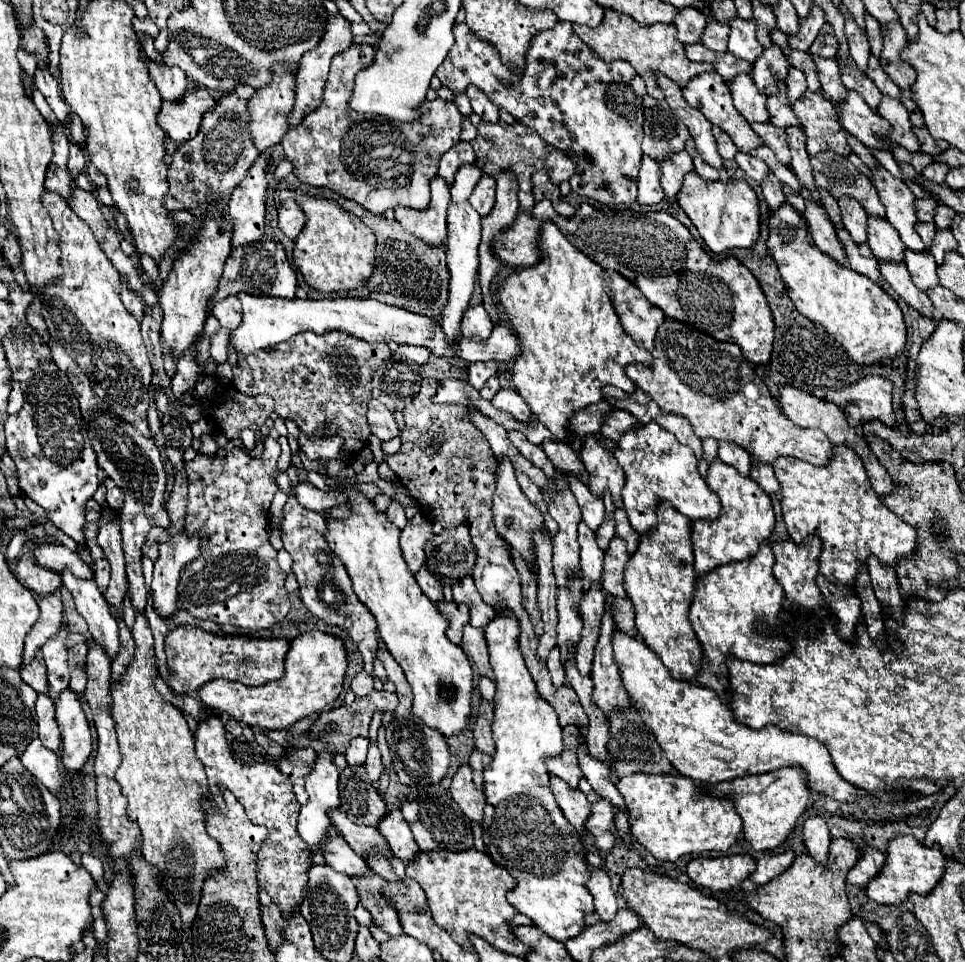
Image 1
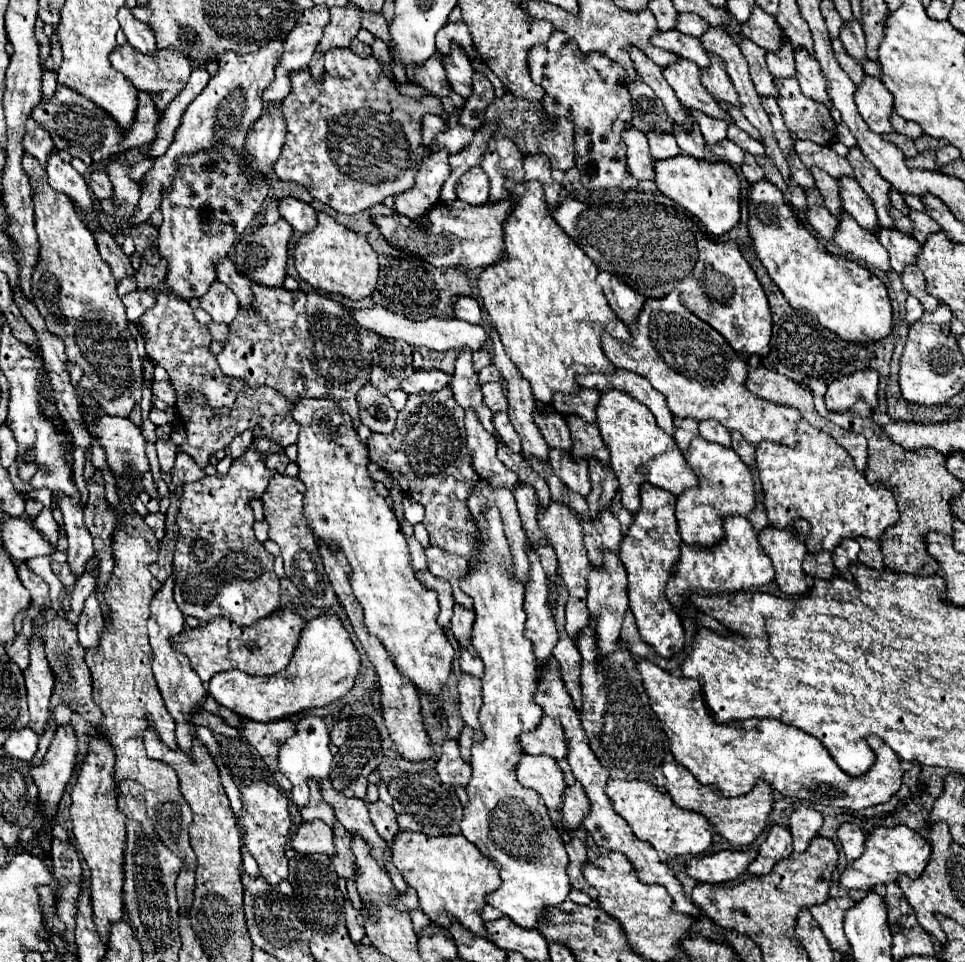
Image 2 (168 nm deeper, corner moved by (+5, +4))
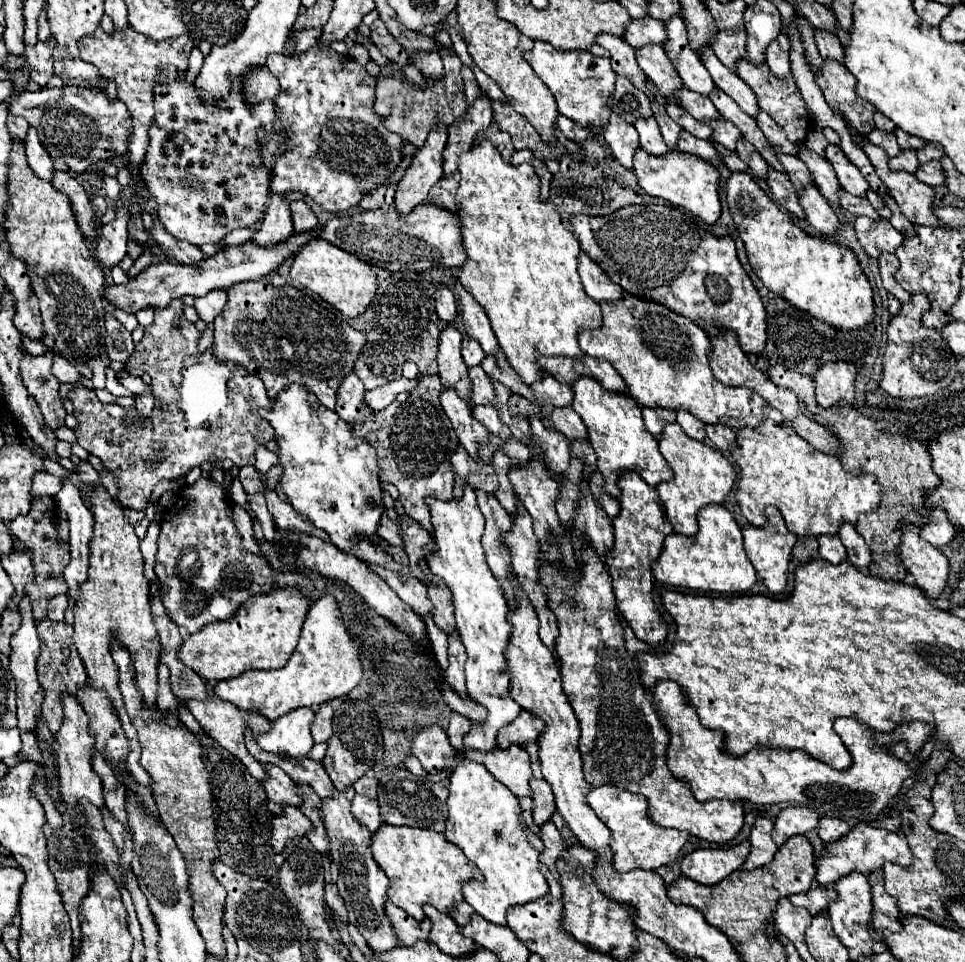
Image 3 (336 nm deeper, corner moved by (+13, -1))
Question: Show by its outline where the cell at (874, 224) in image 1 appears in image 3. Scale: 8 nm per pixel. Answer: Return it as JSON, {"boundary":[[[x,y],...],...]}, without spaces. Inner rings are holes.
{"boundary":[[[800,143],[800,149],[798,149],[798,157],[806,163],[808,171],[812,173],[812,179],[814,179],[814,185],[820,189],[820,193],[832,203],[832,205],[838,205],[838,189],[840,189],[840,183],[836,179],[836,173],[830,165],[828,159],[812,153],[810,149],[806,149],[802,143]]]}

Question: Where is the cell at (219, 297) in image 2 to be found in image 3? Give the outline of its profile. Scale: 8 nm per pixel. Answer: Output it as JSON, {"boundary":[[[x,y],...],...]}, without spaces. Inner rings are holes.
{"boundary":[[[222,289],[210,291],[204,297],[196,297],[196,303],[194,303],[200,319],[204,319],[206,323],[212,323],[214,317],[222,313],[224,305],[226,305],[226,291],[222,291]]]}

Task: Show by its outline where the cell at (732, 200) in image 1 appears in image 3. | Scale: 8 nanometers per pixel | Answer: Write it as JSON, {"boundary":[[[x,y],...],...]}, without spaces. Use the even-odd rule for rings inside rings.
{"boundary":[[[636,149],[634,173],[638,177],[640,187],[648,195],[676,203],[676,205],[692,211],[700,219],[704,219],[708,225],[718,221],[718,217],[720,217],[720,199],[718,199],[720,175],[704,159],[690,155],[690,153],[680,153],[680,151],[668,151],[666,155],[656,157],[656,155],[644,153],[644,149]]]}

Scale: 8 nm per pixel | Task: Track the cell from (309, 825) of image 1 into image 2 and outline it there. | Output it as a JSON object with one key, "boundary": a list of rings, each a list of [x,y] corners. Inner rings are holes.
{"boundary":[[[304,716],[298,724],[296,724],[296,736],[292,736],[290,740],[286,740],[280,748],[278,754],[278,768],[280,772],[292,782],[292,802],[296,808],[304,808],[304,804],[308,804],[310,800],[310,790],[308,790],[308,780],[326,780],[328,772],[330,772],[330,764],[332,764],[332,754],[328,750],[328,742],[330,742],[330,734],[328,728],[324,724],[322,718],[318,716]]]}

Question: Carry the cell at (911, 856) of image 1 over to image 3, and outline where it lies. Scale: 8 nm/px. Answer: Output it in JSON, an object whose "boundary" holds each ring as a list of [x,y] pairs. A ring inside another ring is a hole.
{"boundary":[[[858,823],[844,837],[836,839],[832,845],[826,845],[820,859],[816,857],[816,881],[820,885],[830,885],[852,871],[872,873],[876,869],[882,869],[882,865],[886,861],[894,861],[894,863],[904,865],[904,867],[908,867],[912,863],[912,851],[908,847],[906,837],[892,833],[892,831],[886,831],[886,829],[870,827],[866,823]]]}

